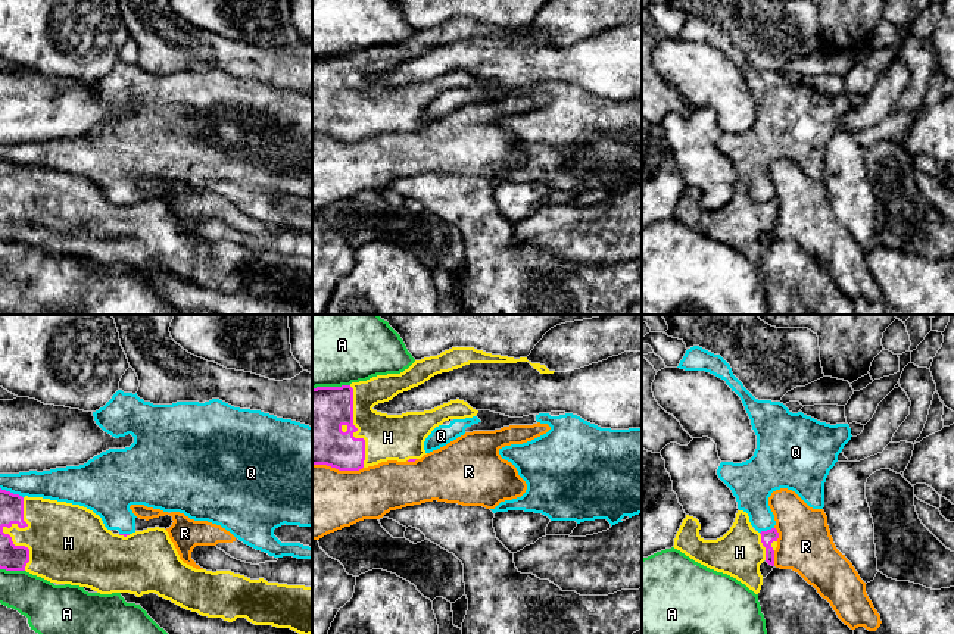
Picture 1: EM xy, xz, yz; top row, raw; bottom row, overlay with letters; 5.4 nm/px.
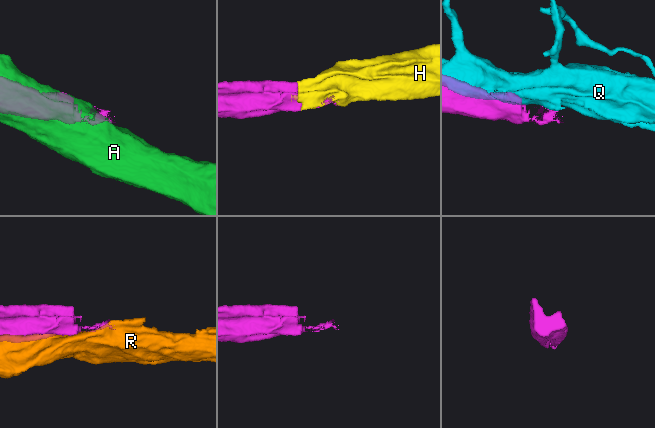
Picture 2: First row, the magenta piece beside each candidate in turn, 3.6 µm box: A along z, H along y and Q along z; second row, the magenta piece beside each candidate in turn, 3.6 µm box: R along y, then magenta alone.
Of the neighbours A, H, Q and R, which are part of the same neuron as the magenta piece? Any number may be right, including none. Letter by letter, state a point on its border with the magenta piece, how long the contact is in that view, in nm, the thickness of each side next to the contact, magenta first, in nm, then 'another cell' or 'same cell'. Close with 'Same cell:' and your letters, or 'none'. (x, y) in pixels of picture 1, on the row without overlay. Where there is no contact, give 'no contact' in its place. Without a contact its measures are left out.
A: xy (12, 240) | 140 nm | 140/240 nm | another cell
H: xy (2, 200) | 400 nm | 140/240 nm | same cell
Q: xy (12, 164) | 140 nm | 130/180 nm | another cell
R: xz (337, 139) | 280 nm | 320/400 nm | another cell
Same cell: H

